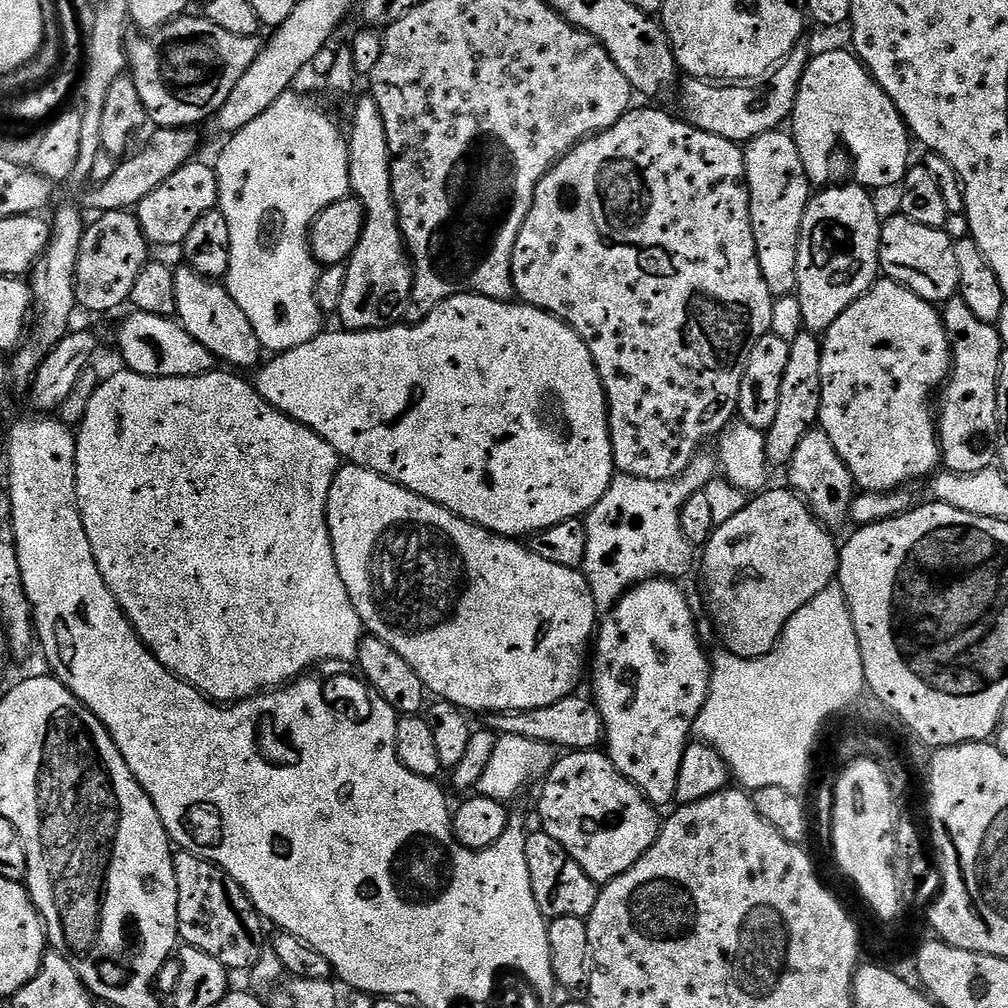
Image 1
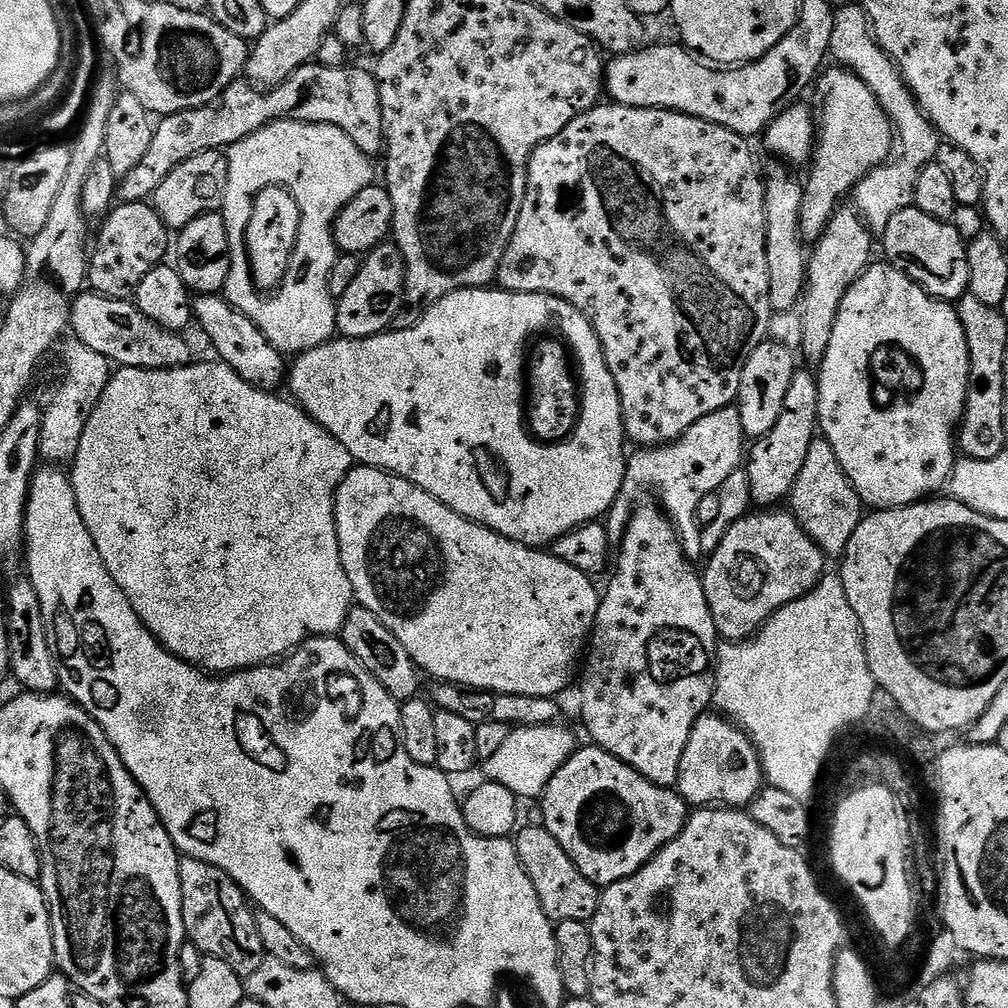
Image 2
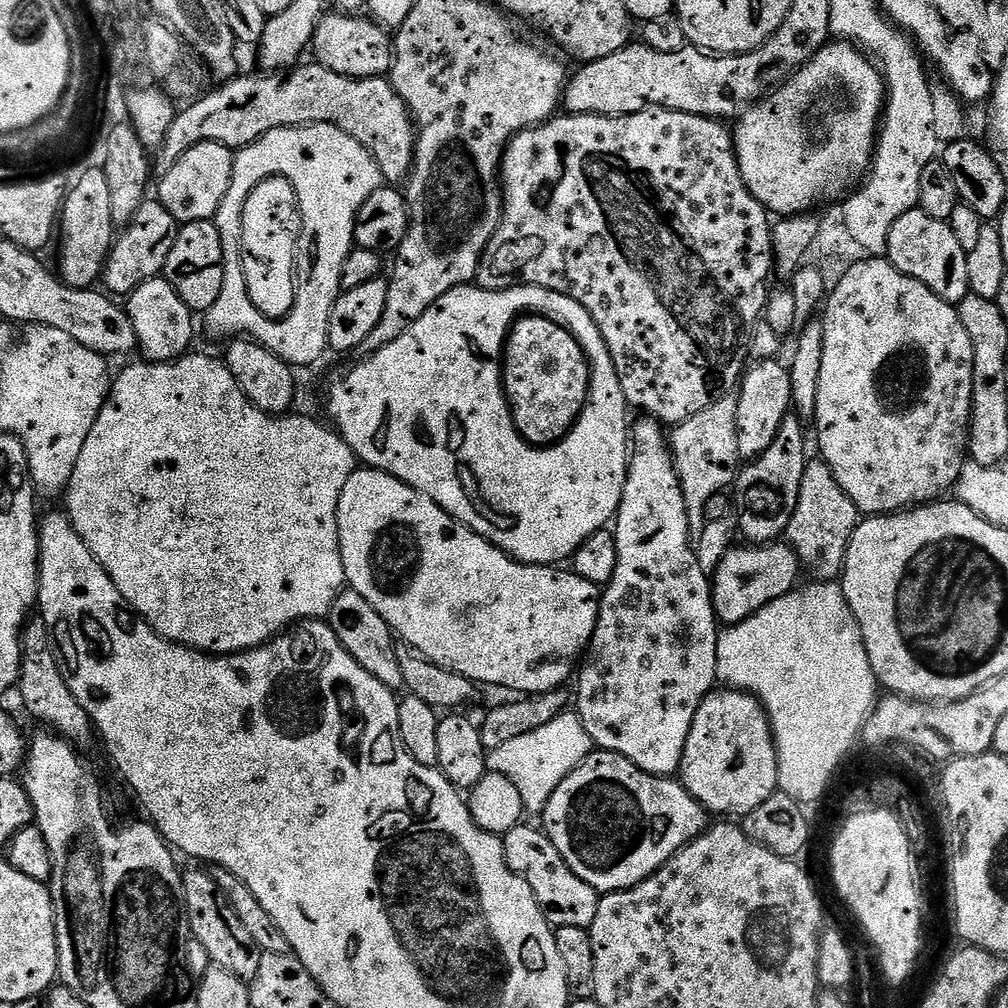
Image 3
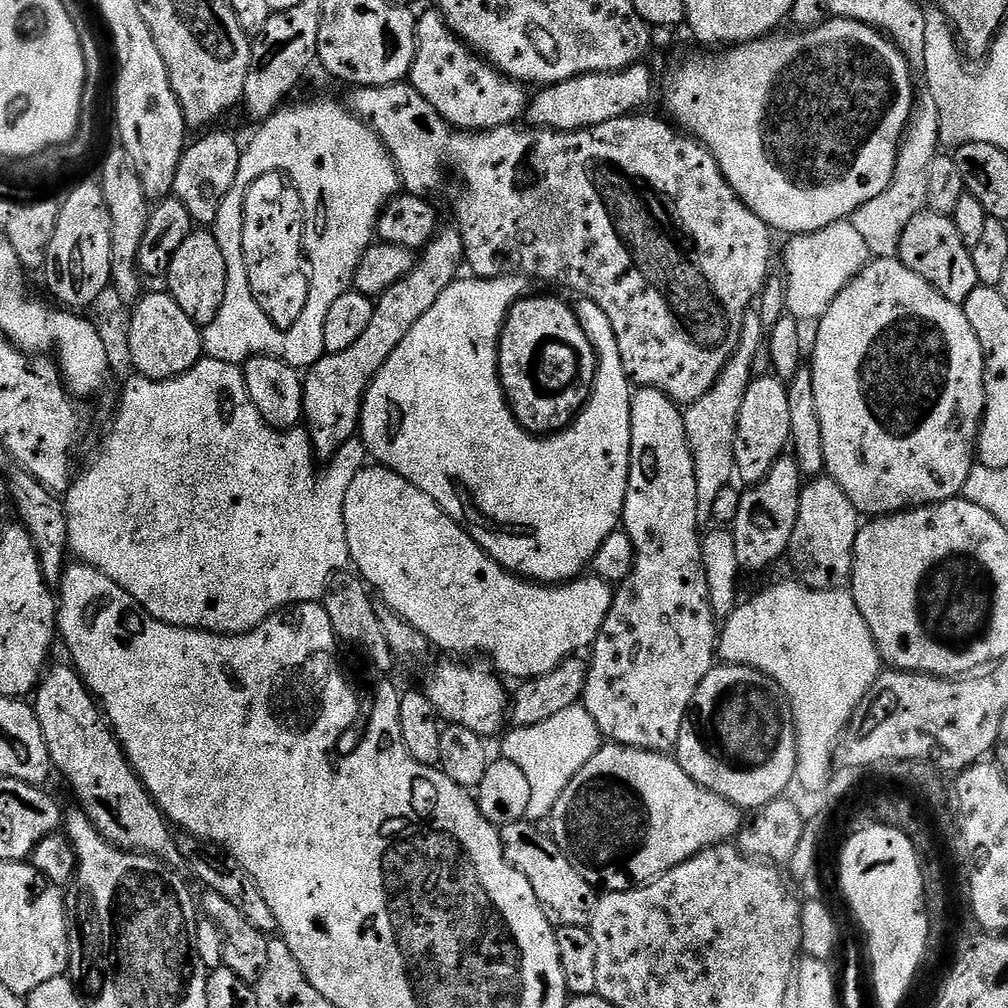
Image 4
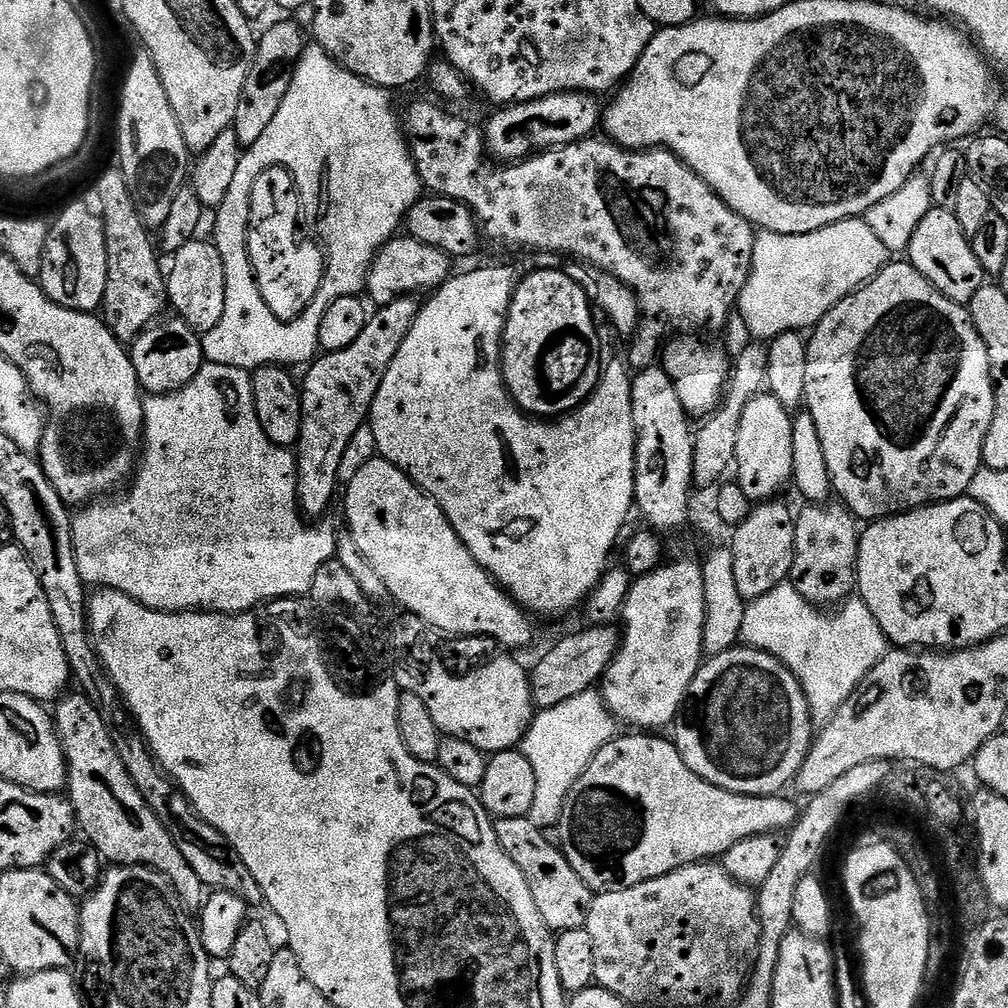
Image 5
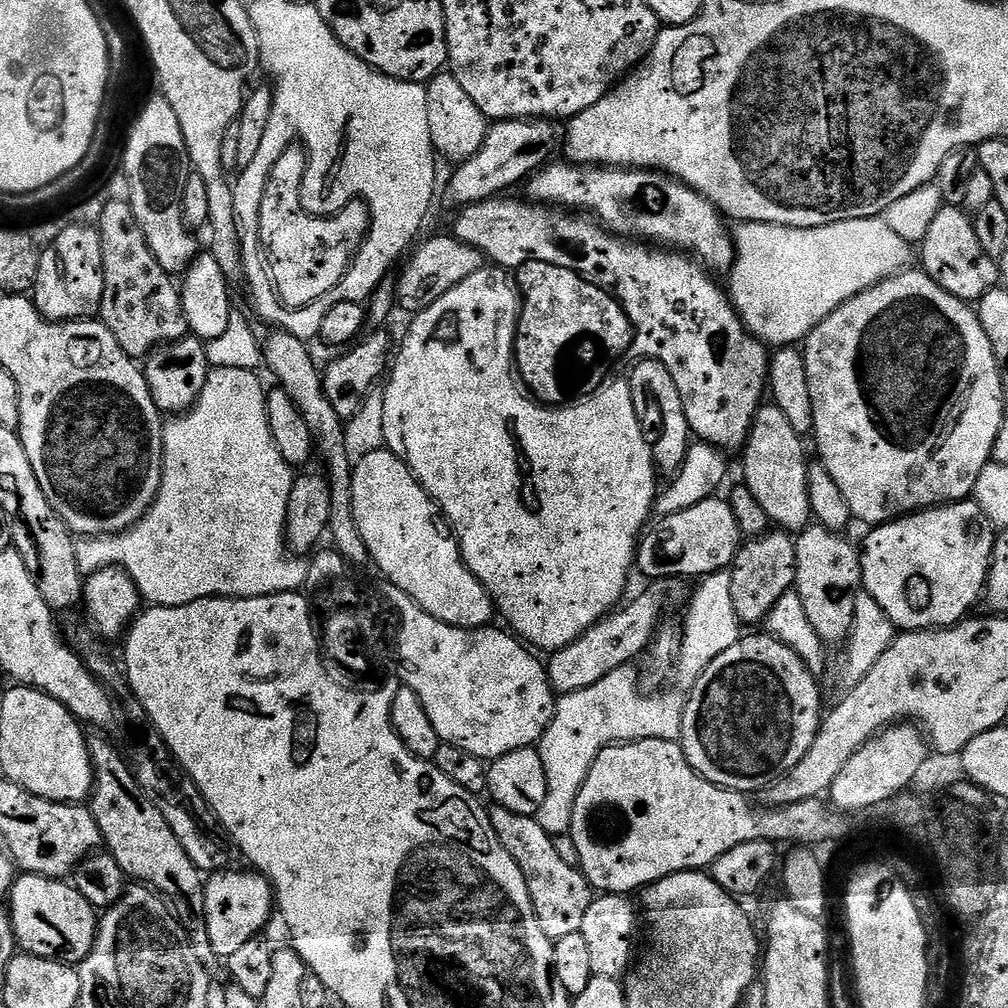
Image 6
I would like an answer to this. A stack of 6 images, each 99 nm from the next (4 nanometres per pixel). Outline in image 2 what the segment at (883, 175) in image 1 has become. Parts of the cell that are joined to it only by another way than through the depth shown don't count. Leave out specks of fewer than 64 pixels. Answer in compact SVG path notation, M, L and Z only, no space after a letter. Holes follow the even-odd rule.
M838 66L832 68L823 71L816 84L816 90L822 96L822 110L818 112L813 156L808 166L810 172L803 181L802 208L799 210L800 236L808 244L814 244L824 236L826 226L841 203L840 198L849 195L857 182L863 180L873 168L879 168L891 156L894 148L891 124L873 92L847 69Z

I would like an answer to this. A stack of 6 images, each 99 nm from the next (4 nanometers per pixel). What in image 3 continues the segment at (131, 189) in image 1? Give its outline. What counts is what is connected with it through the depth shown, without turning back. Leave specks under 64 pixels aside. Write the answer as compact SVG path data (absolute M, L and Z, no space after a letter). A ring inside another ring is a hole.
M315 62L301 63L287 74L237 75L221 88L213 87L203 96L185 103L177 111L164 143L158 149L154 168L163 174L186 154L186 150L202 142L218 142L233 150L246 147L275 128L303 128L305 124L332 124L350 134L374 158L385 185L400 186L408 179L412 160L416 157L417 127L406 102L384 76L354 78L334 74Z

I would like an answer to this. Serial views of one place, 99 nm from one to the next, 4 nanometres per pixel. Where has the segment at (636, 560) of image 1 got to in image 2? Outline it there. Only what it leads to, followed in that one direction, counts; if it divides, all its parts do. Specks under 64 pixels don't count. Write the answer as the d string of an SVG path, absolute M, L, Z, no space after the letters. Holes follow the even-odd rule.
M733 406L714 410L714 414L706 414L706 418L698 418L690 430L686 430L671 444L654 448L641 447L633 456L631 453L626 460L620 497L612 503L612 510L606 516L609 539L612 542L624 539L624 529L628 526L638 500L636 495L643 488L653 488L660 495L658 500L668 513L668 519L676 527L684 555L693 562L699 561L698 558L701 559L705 553L702 550L702 525L698 520L698 506L702 498L717 495L722 482L726 482L730 474L741 471L746 460L744 443L746 437L742 430L740 409Z

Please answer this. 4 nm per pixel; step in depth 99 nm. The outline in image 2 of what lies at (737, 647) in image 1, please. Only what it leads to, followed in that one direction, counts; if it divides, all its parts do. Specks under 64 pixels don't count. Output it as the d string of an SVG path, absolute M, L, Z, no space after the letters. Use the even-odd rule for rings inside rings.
M760 510L735 520L726 530L722 542L707 557L708 565L702 568L704 593L714 618L716 635L721 641L747 640L760 631L768 619L782 606L794 602L811 592L825 575L826 557L821 548L802 530L791 511Z

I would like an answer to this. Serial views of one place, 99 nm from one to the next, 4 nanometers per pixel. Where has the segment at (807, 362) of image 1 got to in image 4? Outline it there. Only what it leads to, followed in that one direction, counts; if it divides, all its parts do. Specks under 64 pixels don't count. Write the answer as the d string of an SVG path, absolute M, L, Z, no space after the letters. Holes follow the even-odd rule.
M785 454L774 462L774 466L762 478L760 483L753 484L741 495L738 502L738 518L730 526L734 538L734 554L738 554L738 562L745 573L760 572L768 568L779 556L783 557L790 546L790 538L794 534L794 522L798 522L798 502L800 501L800 490L802 477L800 467L795 456Z

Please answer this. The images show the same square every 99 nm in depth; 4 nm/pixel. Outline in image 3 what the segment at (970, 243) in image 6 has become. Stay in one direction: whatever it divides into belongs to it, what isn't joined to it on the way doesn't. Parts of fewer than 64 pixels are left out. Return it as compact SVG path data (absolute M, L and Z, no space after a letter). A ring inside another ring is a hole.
M917 206L894 222L890 229L886 259L902 274L922 282L931 292L938 294L938 298L959 306L970 294L966 278L968 248L956 237L952 226L947 220L930 218L930 214Z

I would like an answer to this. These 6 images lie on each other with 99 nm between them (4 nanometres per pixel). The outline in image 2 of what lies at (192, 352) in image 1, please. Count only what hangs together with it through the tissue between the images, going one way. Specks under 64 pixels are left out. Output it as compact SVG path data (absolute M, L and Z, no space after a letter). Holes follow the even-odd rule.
M85 290L72 301L72 319L70 321L71 331L75 339L81 340L90 350L98 350L113 365L121 368L141 368L142 370L170 370L171 368L181 368L193 363L192 348L183 339L179 332L171 332L162 326L158 326L142 310L136 308L131 299L115 300L98 295L97 292Z

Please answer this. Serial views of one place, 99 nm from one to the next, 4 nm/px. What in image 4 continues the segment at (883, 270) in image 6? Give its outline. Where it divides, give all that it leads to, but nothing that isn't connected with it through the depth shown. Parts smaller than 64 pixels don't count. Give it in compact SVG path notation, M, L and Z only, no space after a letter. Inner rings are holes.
M839 220L817 232L794 236L787 241L782 275L787 283L787 311L797 321L819 321L838 298L841 290L870 262L870 253L862 234L848 220Z

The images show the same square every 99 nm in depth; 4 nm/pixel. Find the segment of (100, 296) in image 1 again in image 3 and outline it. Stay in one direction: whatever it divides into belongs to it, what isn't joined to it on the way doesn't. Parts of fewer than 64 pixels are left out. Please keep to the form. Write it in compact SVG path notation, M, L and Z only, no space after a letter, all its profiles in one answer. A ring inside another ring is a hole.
M145 199L144 204L138 206L132 221L112 242L111 251L104 264L103 287L109 293L124 298L135 288L142 286L142 282L150 282L155 276L161 275L170 258L170 250L174 250L177 231L178 225L174 214L170 214L170 210L166 210L166 206L162 206L159 199Z

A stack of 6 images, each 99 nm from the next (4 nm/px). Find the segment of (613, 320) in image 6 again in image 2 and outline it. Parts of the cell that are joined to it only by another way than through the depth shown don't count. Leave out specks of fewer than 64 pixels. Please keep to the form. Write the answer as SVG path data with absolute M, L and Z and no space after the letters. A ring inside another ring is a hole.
M542 338L533 345L528 356L526 388L529 433L540 443L561 443L571 437L579 420L580 397L570 354L563 341Z

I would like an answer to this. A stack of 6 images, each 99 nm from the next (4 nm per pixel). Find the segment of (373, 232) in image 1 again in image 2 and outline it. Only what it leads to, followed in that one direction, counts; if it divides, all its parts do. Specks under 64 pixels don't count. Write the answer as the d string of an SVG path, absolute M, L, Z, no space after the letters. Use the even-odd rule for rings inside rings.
M385 242L376 247L373 252L367 253L363 257L358 278L350 282L350 287L346 294L338 298L336 306L336 330L343 339L364 340L368 336L379 336L382 332L387 332L395 325L397 316L405 307L404 298L404 259L395 243Z

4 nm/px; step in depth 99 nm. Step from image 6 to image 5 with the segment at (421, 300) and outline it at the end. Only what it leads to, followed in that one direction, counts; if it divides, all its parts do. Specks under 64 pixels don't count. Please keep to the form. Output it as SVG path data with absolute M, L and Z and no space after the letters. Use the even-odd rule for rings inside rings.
M397 235L386 241L372 260L368 271L367 299L373 305L379 306L394 302L399 296L416 296L420 292L431 294L453 275L452 264L453 257L447 256L442 250L426 246L426 242L416 240L413 236Z

